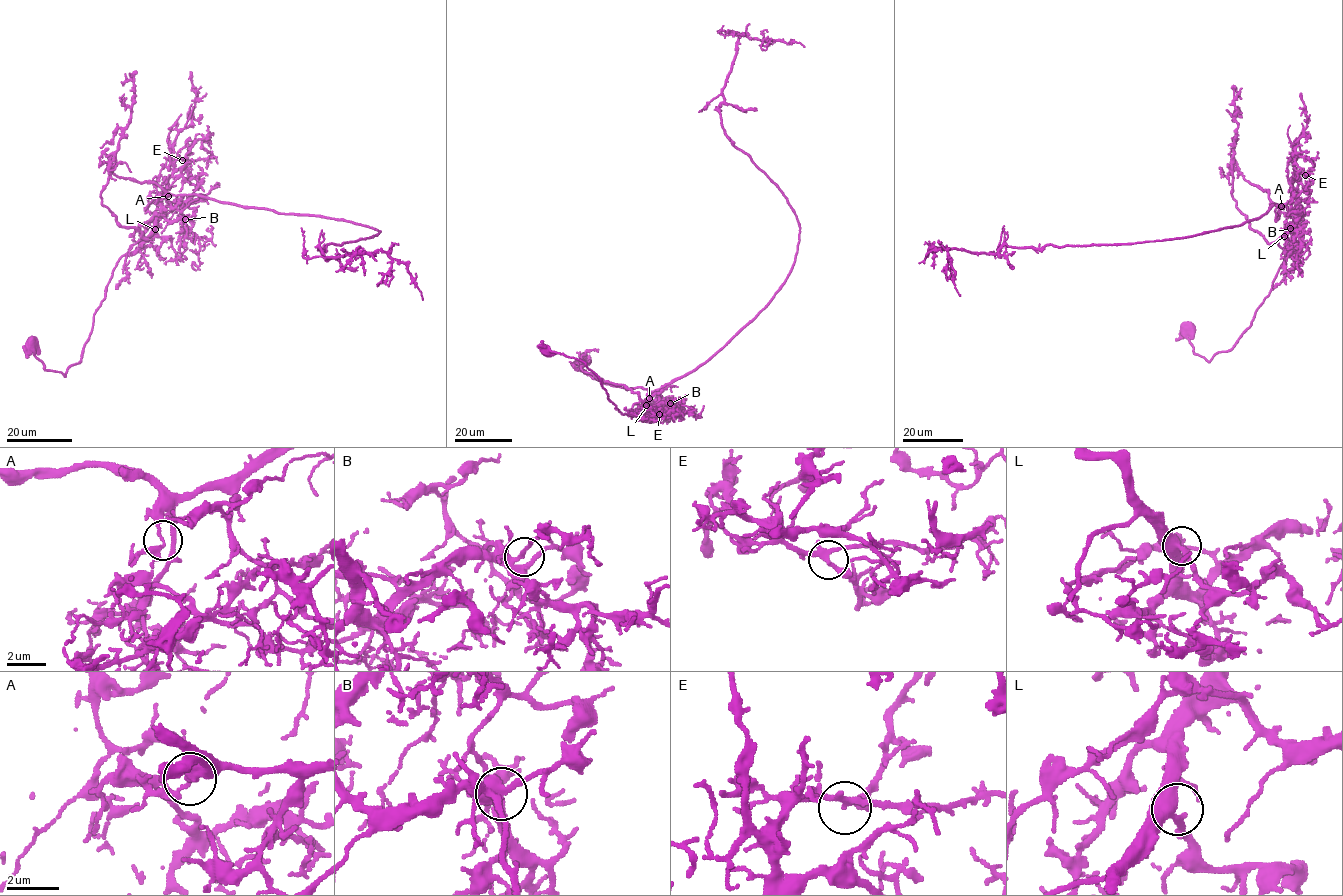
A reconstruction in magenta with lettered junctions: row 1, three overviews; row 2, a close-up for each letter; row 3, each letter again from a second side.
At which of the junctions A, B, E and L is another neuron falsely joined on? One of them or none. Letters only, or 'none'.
A

